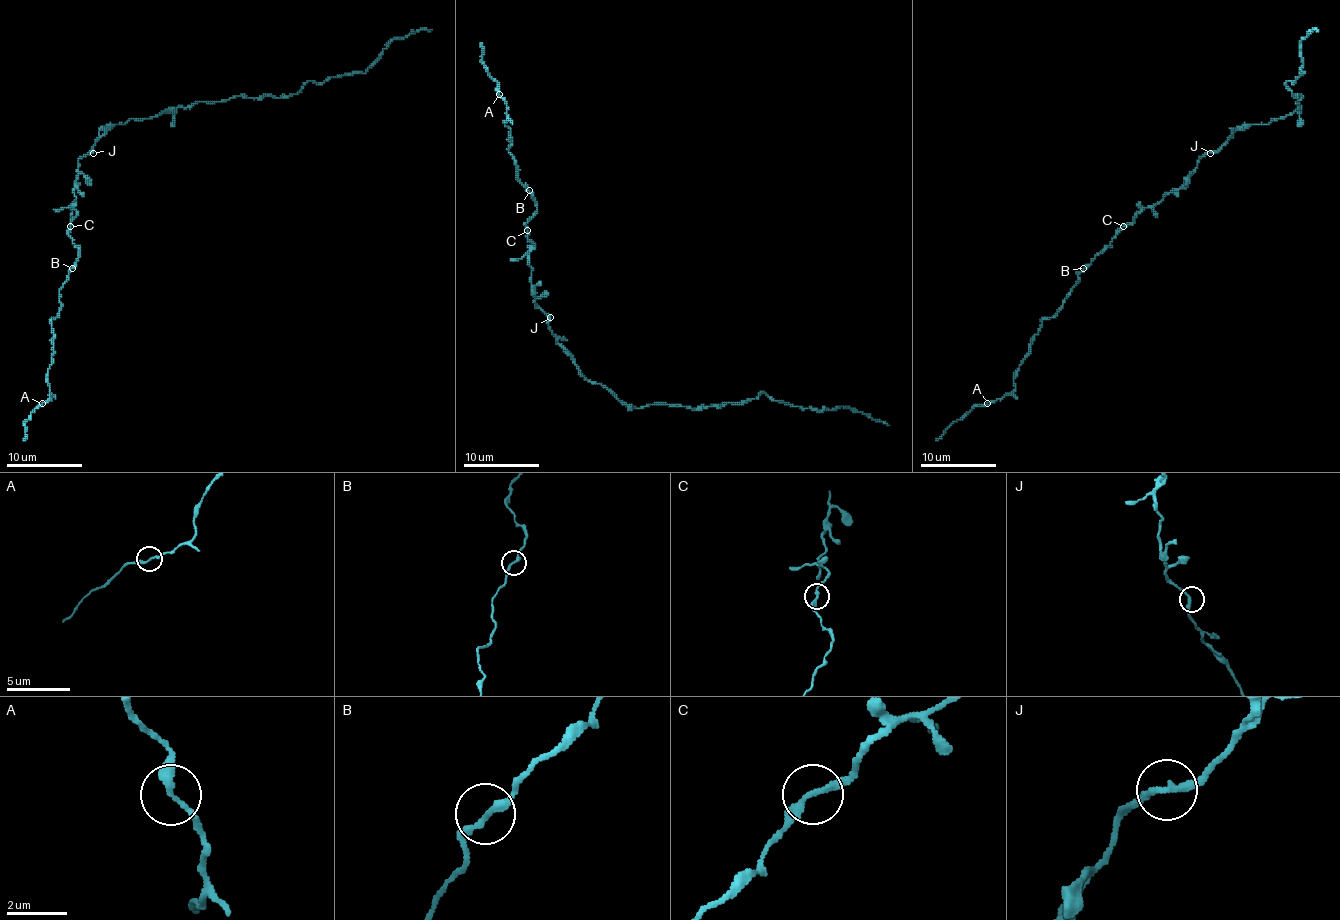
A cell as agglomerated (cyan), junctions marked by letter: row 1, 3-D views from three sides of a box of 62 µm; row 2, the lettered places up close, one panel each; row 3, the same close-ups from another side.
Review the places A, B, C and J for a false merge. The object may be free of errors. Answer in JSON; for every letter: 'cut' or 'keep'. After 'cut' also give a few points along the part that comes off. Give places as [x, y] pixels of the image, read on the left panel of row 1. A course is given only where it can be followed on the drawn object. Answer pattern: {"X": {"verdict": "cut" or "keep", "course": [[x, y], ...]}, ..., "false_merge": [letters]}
{"A": {"verdict": "keep"}, "B": {"verdict": "keep"}, "C": {"verdict": "keep"}, "J": {"verdict": "keep"}, "false_merge": []}

